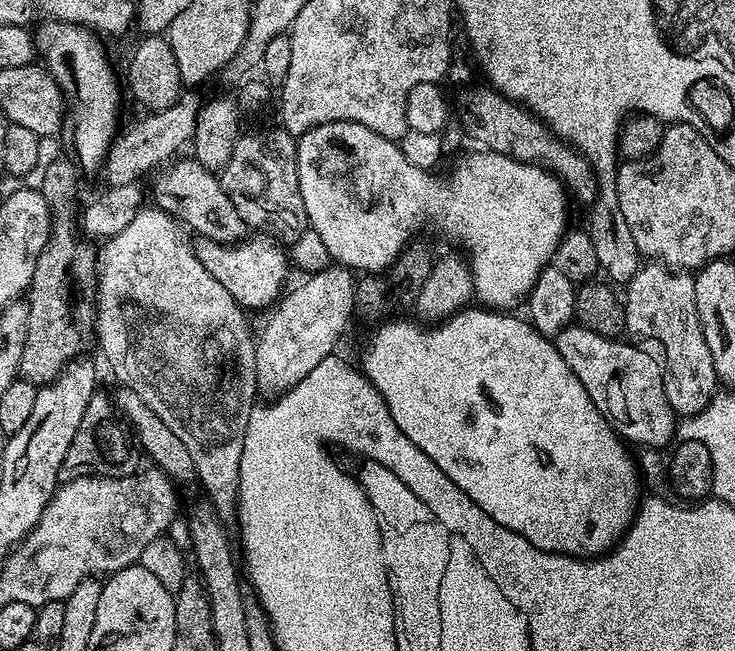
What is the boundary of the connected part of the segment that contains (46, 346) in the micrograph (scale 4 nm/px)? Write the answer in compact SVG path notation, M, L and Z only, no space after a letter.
M71 159L68 160L52 160L49 164L47 161L39 173L41 176L38 191L48 203L52 233L34 270L30 289L33 300L27 301L30 330L26 330L26 350L22 350L20 363L20 376L37 386L49 384L71 360L77 359L83 353L80 351L87 346L88 340L90 344L94 336L94 304L89 296L89 285L87 288L84 284L72 284L72 276L95 273L98 268L98 252L95 247L91 248L87 244L89 241L82 238L78 231L78 168Z

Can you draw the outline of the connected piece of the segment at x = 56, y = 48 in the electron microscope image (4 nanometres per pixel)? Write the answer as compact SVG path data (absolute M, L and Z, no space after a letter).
M51 18L45 19L43 22L45 24L42 25L40 29L35 29L34 39L38 45L39 51L42 53L42 60L44 56L45 61L43 60L43 63L46 65L48 72L54 77L54 79L56 79L58 86L62 89L62 91L64 91L70 97L70 128L72 124L72 148L74 151L76 151L76 156L74 155L75 163L79 165L83 171L85 168L85 170L88 172L99 173L104 163L104 159L108 156L108 148L112 145L113 140L115 140L118 135L116 119L118 119L120 116L120 88L122 92L121 81L120 84L118 81L116 81L116 72L114 69L112 69L111 62L104 57L104 44L102 41L100 41L103 39L101 39L101 37L97 35L95 31L93 31L93 29L86 28L82 24L67 24L67 22L64 20L54 20Z

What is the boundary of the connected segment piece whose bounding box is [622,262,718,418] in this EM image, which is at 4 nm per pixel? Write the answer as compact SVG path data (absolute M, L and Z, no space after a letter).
M648 262L636 271L634 278L626 286L628 293L623 293L622 303L624 305L624 327L630 333L633 332L636 336L645 336L648 340L653 340L654 343L660 344L660 348L664 351L662 355L662 371L664 373L664 389L666 390L666 398L670 402L673 412L679 414L681 417L687 418L696 416L701 410L707 406L712 400L713 396L718 391L718 381L716 379L716 371L714 370L714 358L710 358L710 346L706 346L706 334L702 334L702 326L698 318L698 302L694 298L694 286L696 285L695 279L687 271L673 270L659 262Z

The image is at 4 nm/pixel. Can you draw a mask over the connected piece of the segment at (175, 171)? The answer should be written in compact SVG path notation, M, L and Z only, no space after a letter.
M176 158L165 163L151 177L153 180L150 196L156 199L153 200L155 207L169 212L187 225L197 237L205 240L216 240L220 244L234 244L245 239L250 232L249 226L242 218L242 214L238 214L234 202L230 202L230 194L226 194L226 190L221 186L219 175L202 166L194 158L180 159Z

